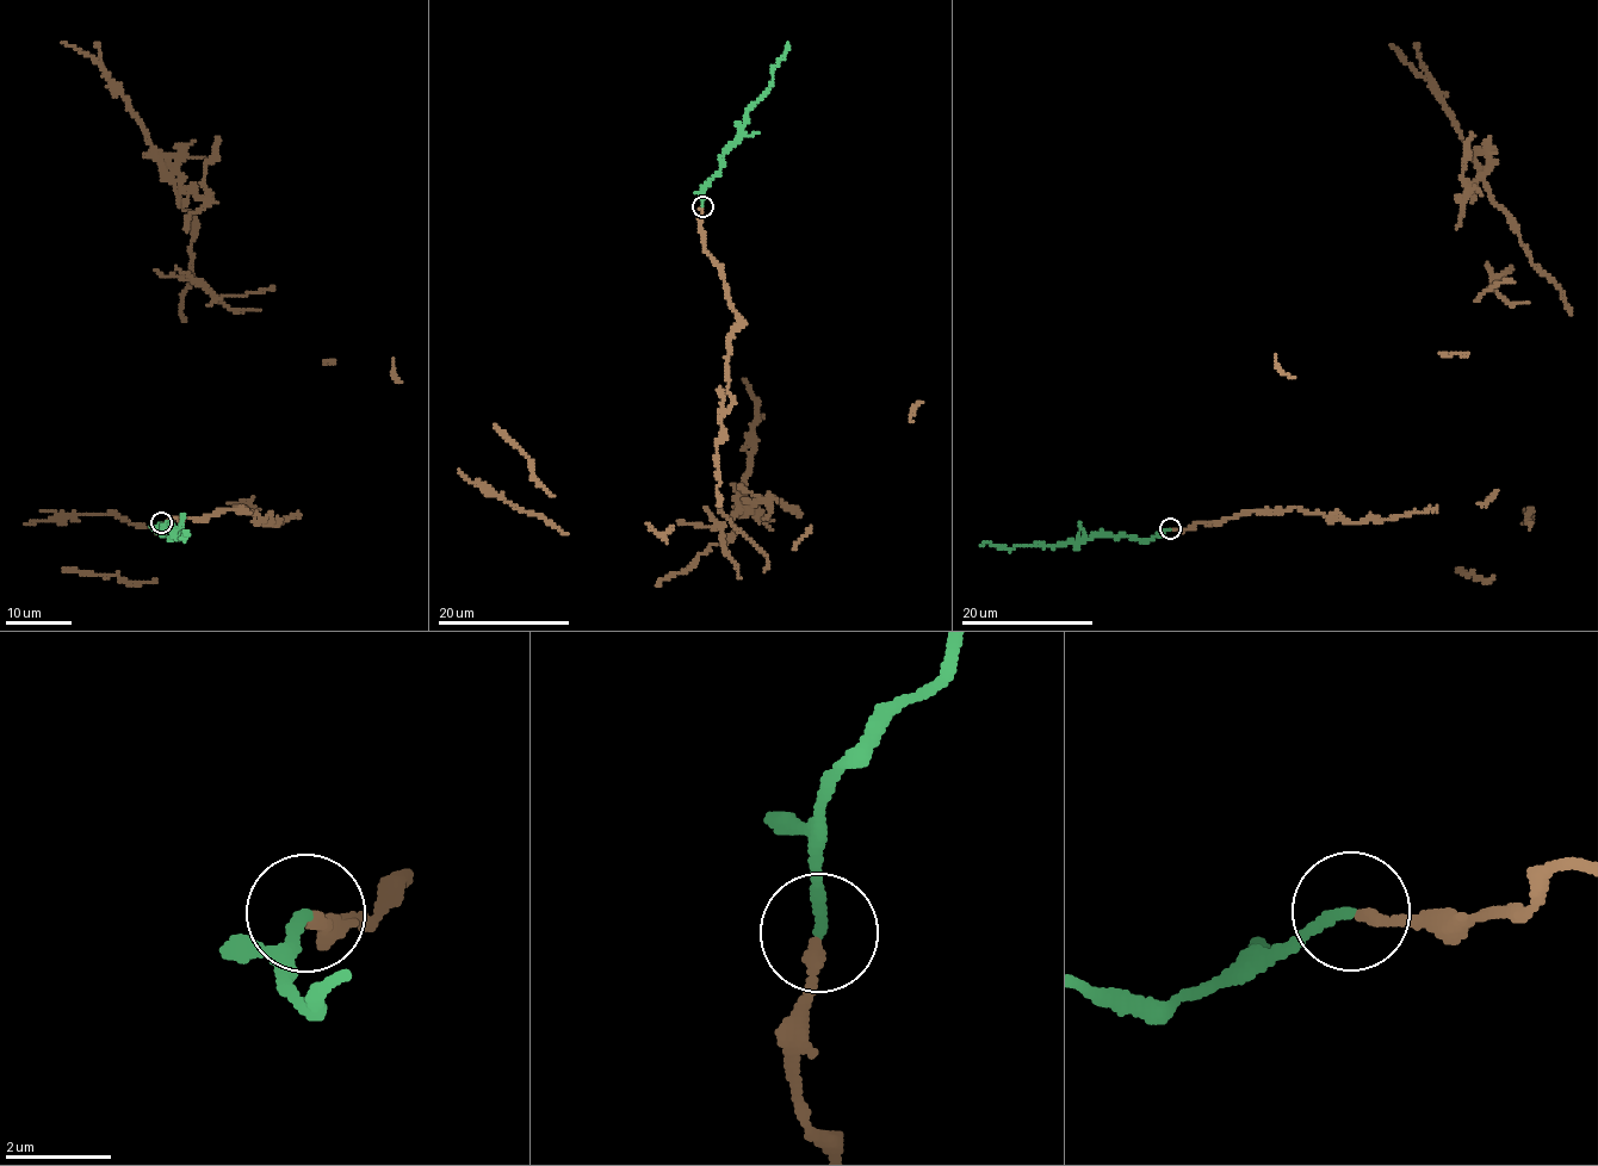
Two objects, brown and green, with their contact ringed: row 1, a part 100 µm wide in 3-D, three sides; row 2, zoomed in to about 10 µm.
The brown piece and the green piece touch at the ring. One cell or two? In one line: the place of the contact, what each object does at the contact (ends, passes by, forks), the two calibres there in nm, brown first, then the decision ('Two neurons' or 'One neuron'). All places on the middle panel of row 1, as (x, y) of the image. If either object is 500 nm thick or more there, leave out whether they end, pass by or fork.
Place: (703, 206). At the ring brown ends. At the ring green ends. Thickness 220 nm (brown) against 220 nm. Two neurons

